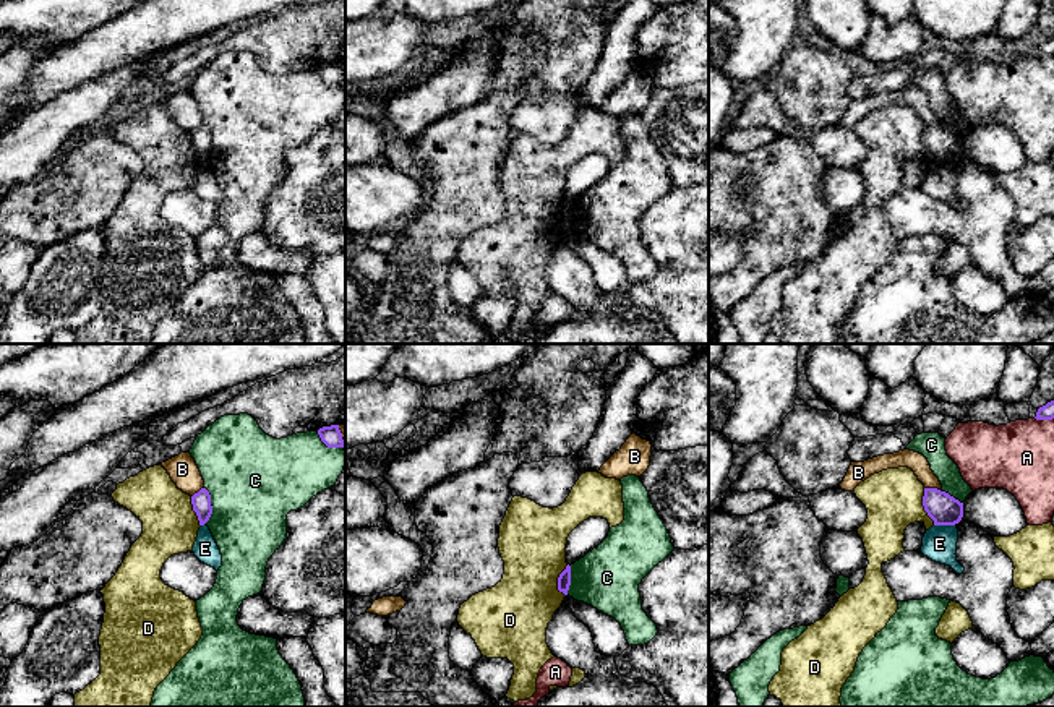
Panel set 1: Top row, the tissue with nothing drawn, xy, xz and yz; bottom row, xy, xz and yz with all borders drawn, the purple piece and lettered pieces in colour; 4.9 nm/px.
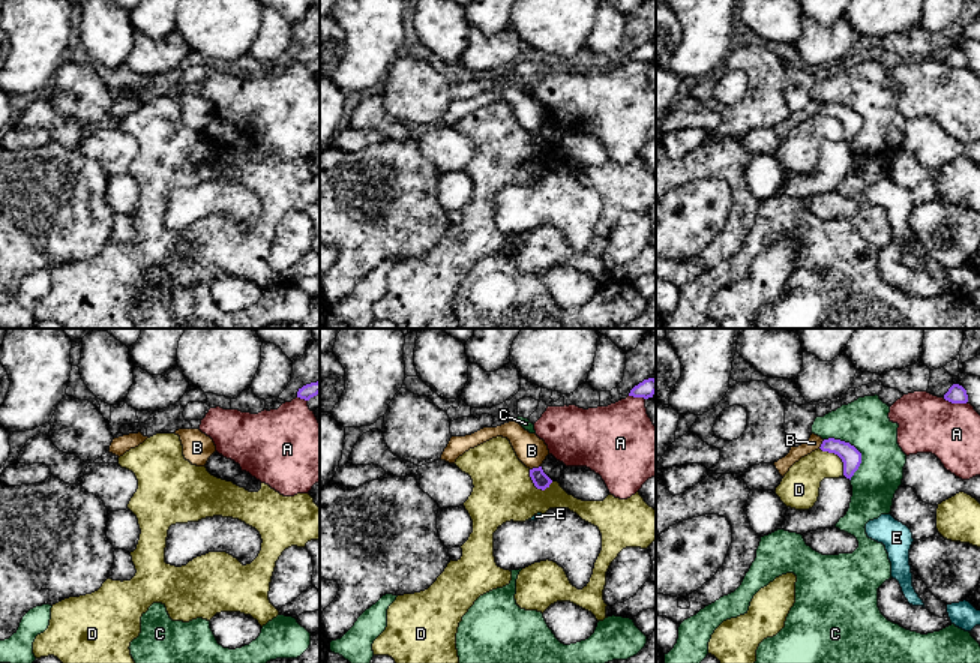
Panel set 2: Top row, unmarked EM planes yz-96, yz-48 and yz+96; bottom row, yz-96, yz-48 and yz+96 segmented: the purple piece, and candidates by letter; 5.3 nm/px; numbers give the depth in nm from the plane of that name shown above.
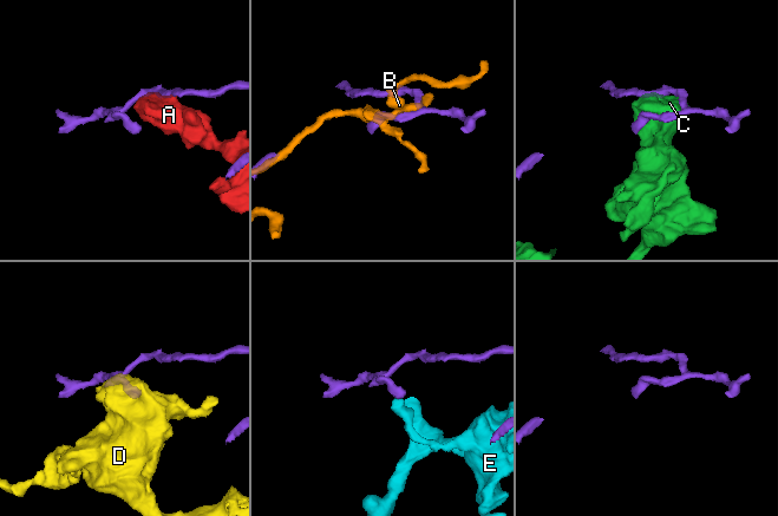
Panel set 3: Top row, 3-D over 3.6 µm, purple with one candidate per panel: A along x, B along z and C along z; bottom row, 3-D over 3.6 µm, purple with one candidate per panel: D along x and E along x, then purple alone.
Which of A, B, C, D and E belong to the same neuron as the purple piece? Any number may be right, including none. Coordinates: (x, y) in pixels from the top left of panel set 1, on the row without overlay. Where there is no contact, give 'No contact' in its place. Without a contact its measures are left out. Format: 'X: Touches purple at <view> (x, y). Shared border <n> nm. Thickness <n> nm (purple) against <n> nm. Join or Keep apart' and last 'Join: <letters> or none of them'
A: Touches purple at yz (1045, 55). Shared border 100 nm. Thickness 80 nm (purple) against 340 nm. Keep apart
B: Touches purple at yz (933, 125). Shared border 90 nm. Thickness 160 nm (purple) against 90 nm. Keep apart
C: Touches purple at xy (209, 141). Shared border 180 nm. Thickness 100 nm (purple) against 460 nm. Keep apart
D: Touches purple at yz (923, 141). Shared border 190 nm. Thickness 160 nm (purple) against 280 nm. Keep apart
E: Touches purple at yz (944, 161). Shared border 100 nm. Thickness 160 nm (purple) against 180 nm. Keep apart
Join: none of them

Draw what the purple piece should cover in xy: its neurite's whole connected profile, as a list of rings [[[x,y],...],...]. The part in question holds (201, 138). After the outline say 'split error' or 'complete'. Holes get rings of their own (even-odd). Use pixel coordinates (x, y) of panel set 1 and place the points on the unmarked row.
[[[201,125],[198,130],[191,133],[191,141],[193,141],[193,148],[198,152],[199,162],[204,162],[212,151],[209,128],[206,125]]]; complete

